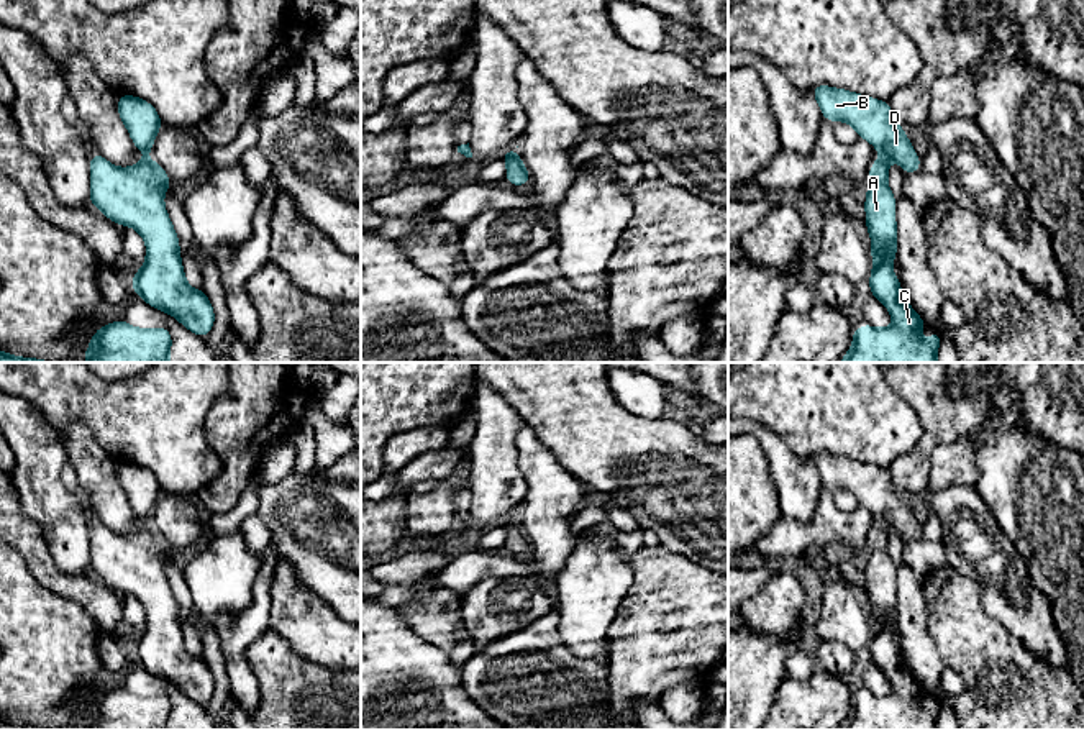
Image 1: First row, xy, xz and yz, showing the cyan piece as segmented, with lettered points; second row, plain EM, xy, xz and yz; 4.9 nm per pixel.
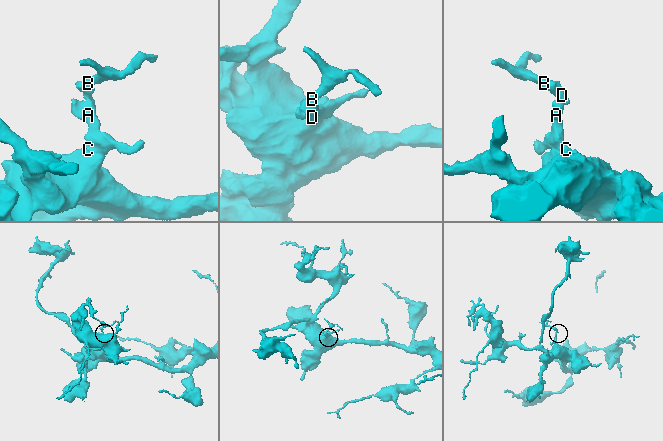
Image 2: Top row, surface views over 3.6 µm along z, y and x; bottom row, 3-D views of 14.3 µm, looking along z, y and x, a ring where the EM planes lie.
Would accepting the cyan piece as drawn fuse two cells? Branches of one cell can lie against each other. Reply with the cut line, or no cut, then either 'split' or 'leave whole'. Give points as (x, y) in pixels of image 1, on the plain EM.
cut in yz along (883, 524), (888, 529); split

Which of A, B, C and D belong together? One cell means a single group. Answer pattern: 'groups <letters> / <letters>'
groups A C / B D

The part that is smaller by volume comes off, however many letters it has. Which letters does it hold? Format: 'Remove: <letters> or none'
Remove: B, D

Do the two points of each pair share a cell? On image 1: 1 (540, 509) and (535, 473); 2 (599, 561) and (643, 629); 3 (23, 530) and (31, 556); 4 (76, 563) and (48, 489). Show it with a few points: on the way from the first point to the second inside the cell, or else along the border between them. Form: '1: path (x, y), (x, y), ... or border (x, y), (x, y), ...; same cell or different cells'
1: path (540, 501), (540, 481); same cell
2: border (630, 560), (632, 584), (607, 632); different cells
3: path (25, 537), (31, 550); same cell
4: path (69, 545), (64, 520), (53, 507); same cell

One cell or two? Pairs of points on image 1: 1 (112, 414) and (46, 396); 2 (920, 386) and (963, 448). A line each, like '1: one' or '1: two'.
1: one
2: two

